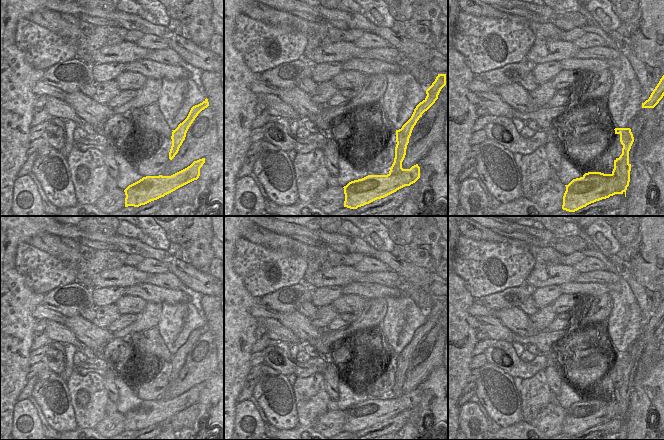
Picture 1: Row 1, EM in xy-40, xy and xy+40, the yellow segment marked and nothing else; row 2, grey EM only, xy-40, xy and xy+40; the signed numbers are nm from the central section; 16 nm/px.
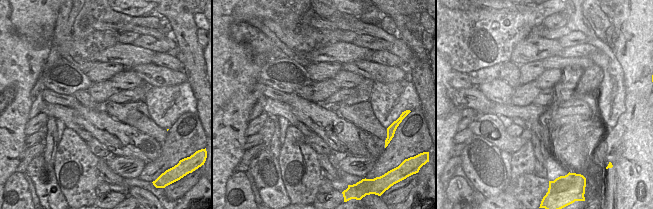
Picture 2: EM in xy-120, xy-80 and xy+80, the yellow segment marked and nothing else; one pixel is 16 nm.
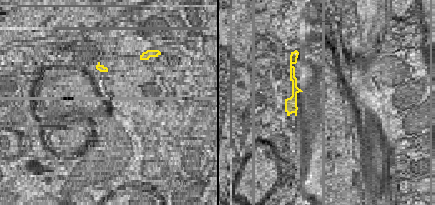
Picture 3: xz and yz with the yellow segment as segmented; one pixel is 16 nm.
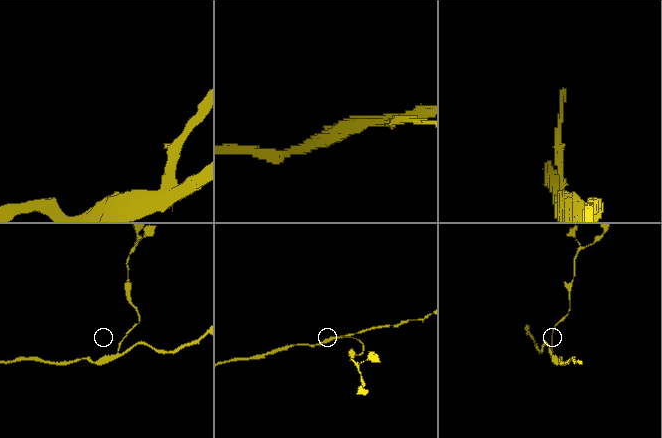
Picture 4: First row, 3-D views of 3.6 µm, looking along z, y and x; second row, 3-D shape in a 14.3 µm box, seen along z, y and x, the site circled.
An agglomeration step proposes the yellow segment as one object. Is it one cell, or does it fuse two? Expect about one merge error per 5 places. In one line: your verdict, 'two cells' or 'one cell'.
two cells

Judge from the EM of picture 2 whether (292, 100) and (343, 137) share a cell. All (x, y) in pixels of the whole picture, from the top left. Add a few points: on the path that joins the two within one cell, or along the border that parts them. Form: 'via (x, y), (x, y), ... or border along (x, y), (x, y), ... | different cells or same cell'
via (305, 111), (310, 113), (330, 131) | same cell

